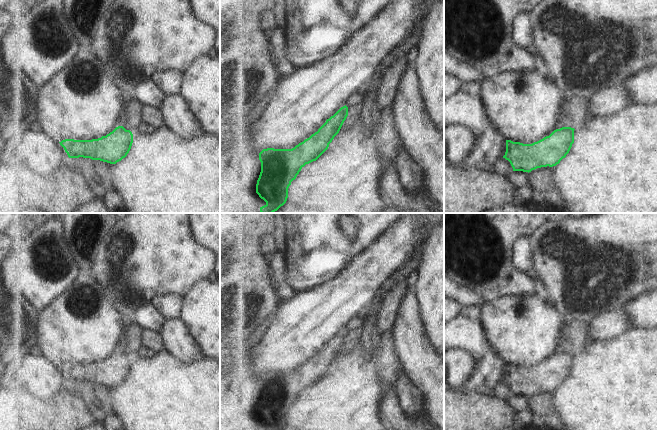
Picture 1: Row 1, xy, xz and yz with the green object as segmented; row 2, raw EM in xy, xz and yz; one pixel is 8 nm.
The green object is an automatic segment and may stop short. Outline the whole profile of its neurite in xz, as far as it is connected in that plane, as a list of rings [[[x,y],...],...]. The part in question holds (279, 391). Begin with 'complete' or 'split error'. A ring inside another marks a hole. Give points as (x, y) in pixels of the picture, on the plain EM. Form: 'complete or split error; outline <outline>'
complete; outline [[[341,331],[333,340],[312,358],[292,373],[263,373],[259,377],[261,396],[256,408],[256,417],[266,428],[283,430],[288,422],[288,412],[301,393],[316,385],[339,357],[348,340],[348,331]]]

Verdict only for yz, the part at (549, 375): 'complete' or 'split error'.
complete

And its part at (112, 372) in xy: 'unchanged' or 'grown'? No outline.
unchanged

